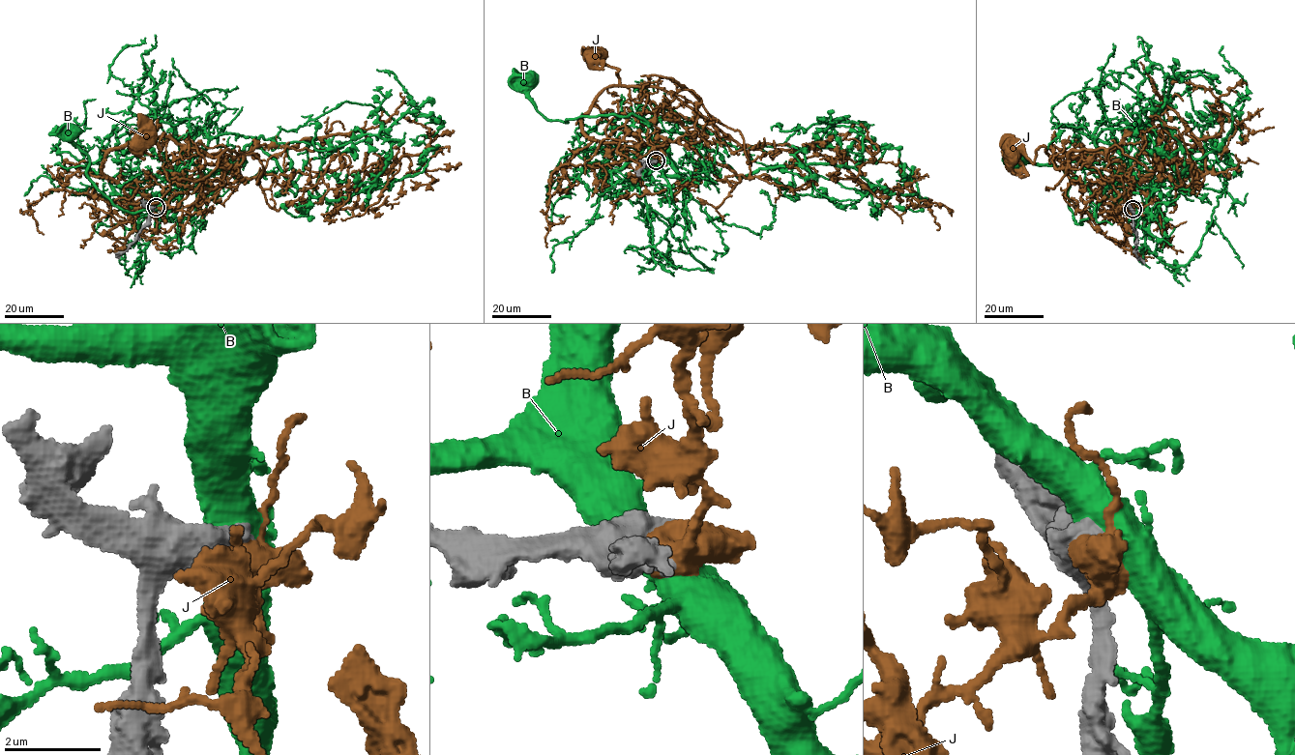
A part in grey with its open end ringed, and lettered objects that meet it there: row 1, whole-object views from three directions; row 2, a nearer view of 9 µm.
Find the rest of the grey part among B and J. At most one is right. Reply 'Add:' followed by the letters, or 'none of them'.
Add: none of them

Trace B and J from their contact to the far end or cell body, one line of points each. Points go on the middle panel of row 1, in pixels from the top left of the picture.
B: (654, 161), (653, 130), (643, 119), (605, 114), (552, 121), (537, 109), (524, 79)
J: (654, 161), (655, 113), (682, 125), (670, 108), (674, 97), (656, 87), (623, 86), (618, 71), (598, 57)

